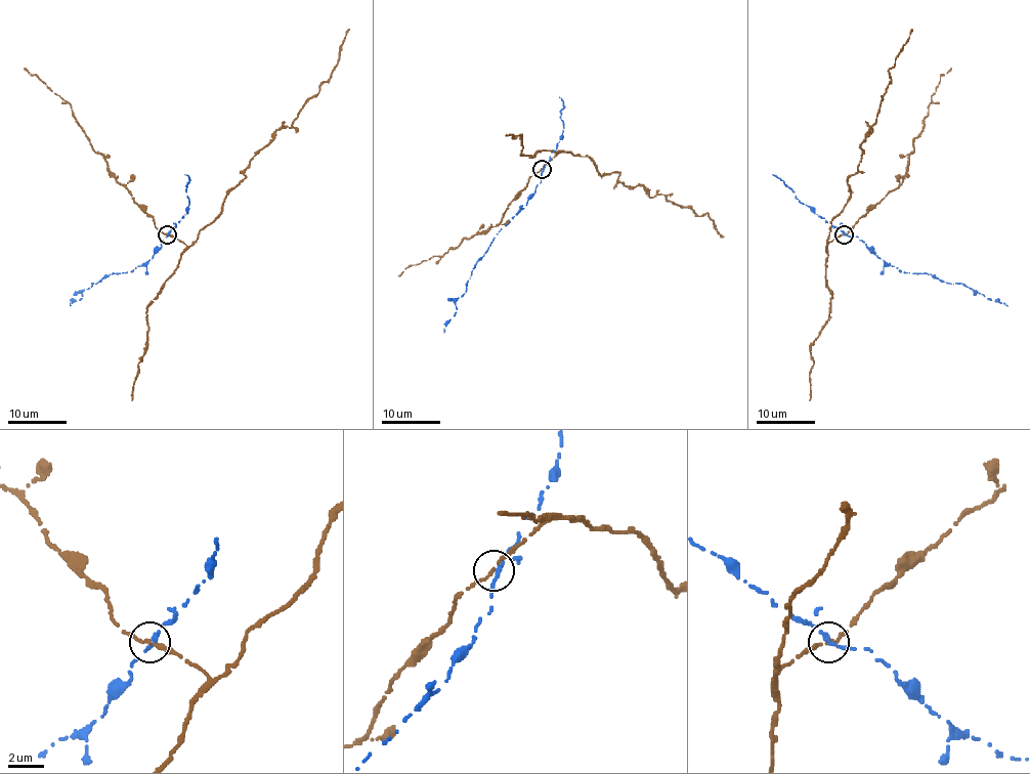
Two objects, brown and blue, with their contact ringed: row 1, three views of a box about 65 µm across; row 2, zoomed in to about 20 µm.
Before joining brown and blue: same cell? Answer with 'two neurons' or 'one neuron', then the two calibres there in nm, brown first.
two neurons; 180 nm thick on the brown side, 220 nm on the other

